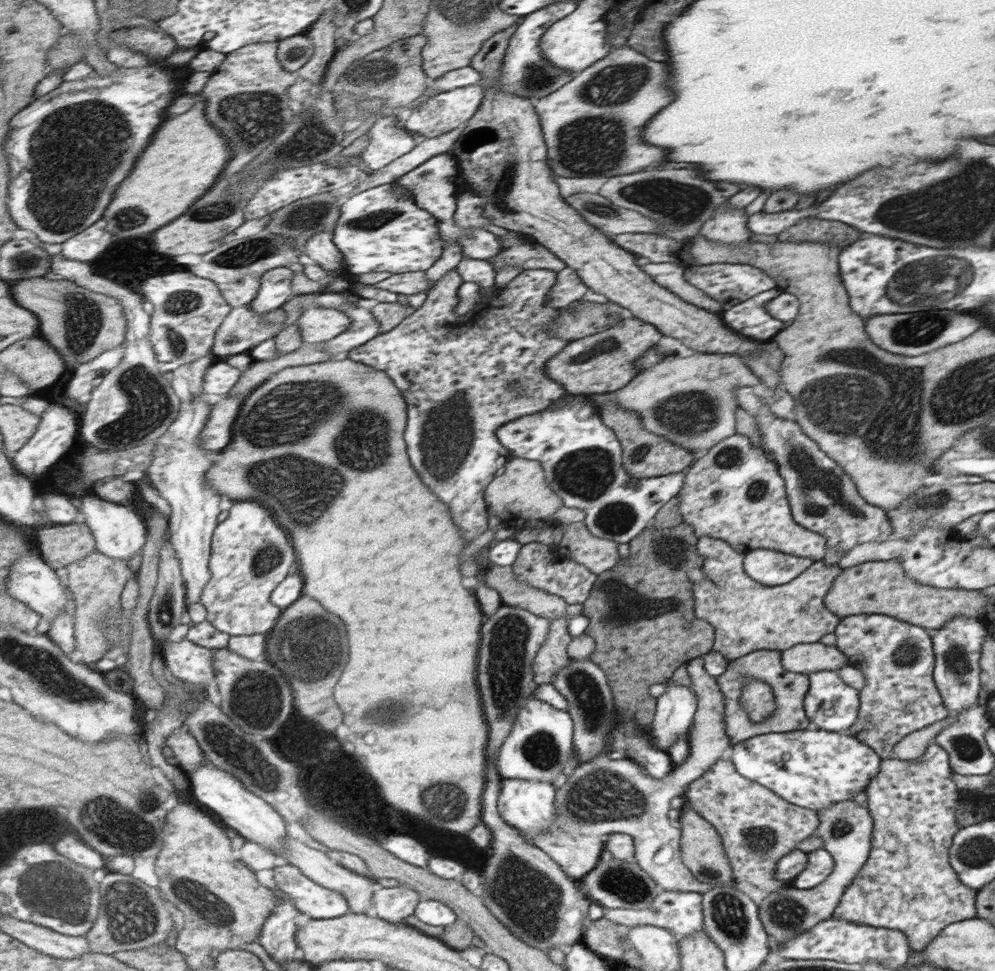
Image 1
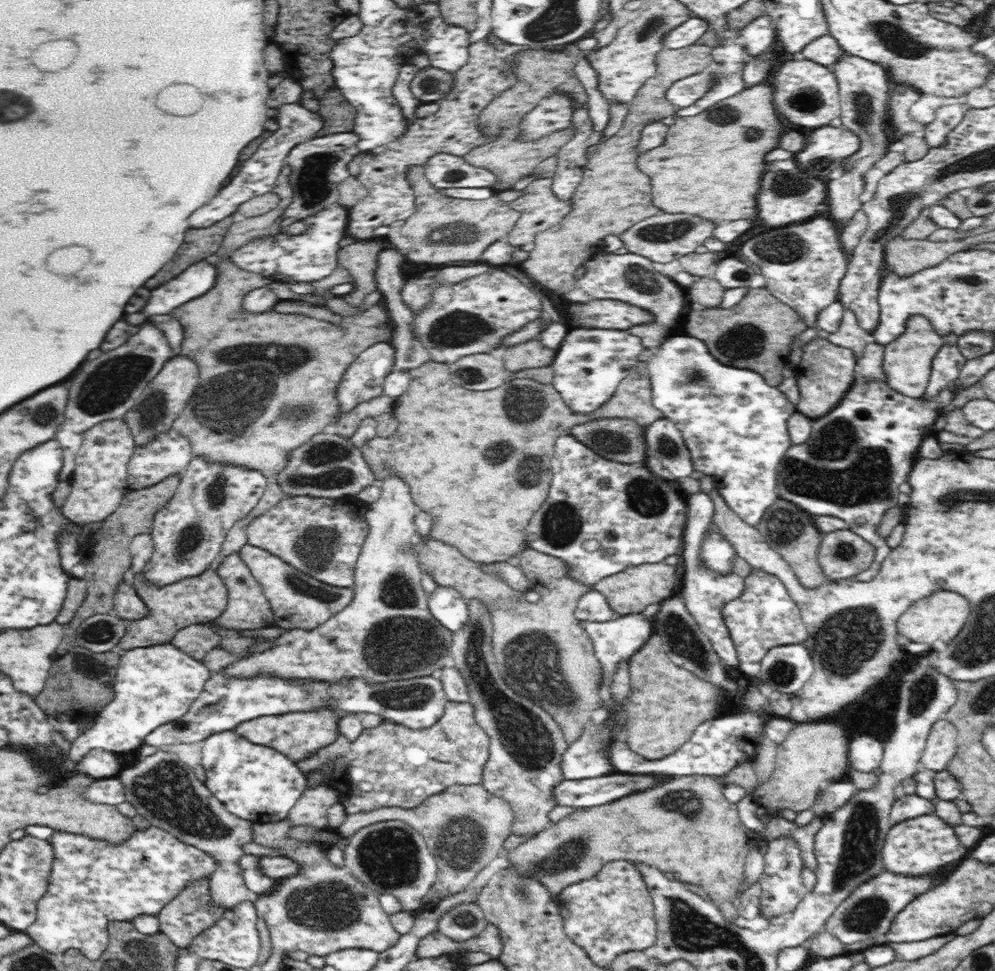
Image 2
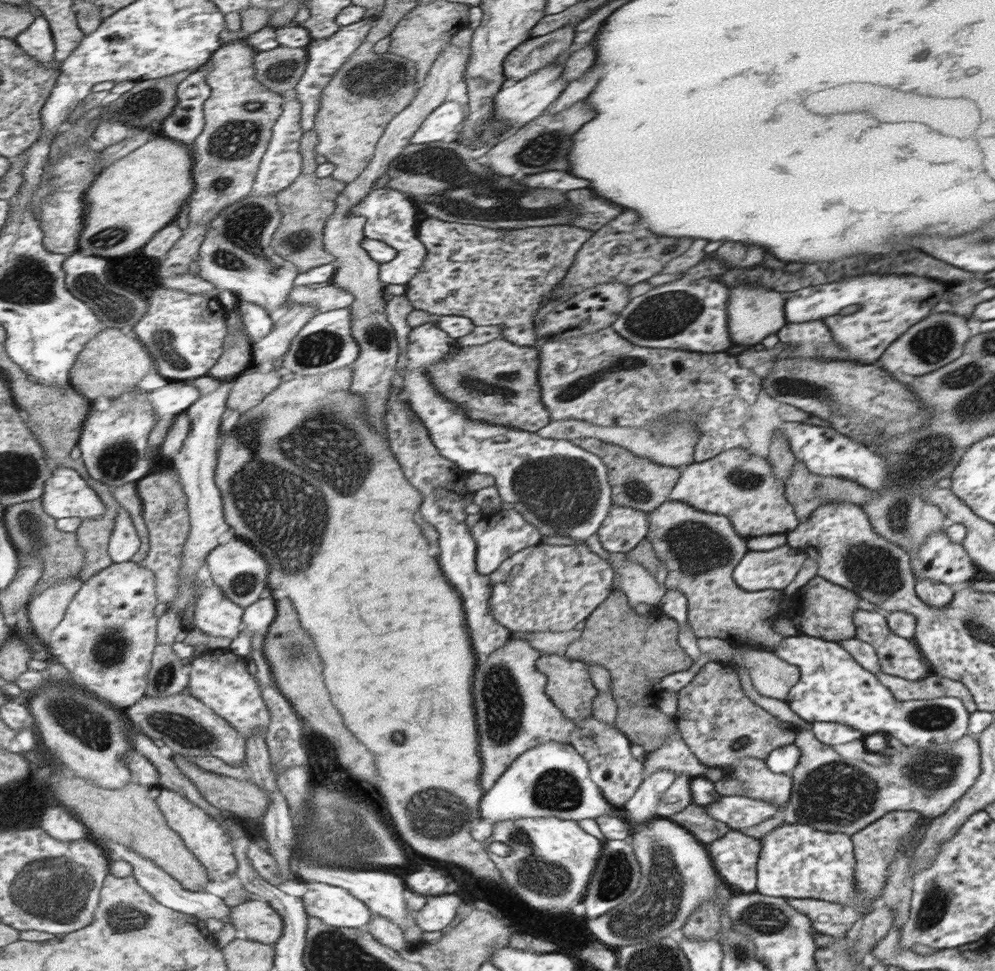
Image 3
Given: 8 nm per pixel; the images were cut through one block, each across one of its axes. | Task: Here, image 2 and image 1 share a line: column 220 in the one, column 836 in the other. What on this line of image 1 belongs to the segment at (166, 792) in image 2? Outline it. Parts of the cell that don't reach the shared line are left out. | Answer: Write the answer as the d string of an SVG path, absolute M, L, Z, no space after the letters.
M840 800L831 807L816 811L820 820L815 836L823 842L822 849L829 852L835 868L826 881L813 889L800 890L792 887L785 888L779 893L769 893L758 906L758 917L770 942L783 944L796 934L804 933L832 916L839 905L849 883L853 882L861 867L868 860L869 850L872 849L873 820L865 806L858 805L853 800Z

